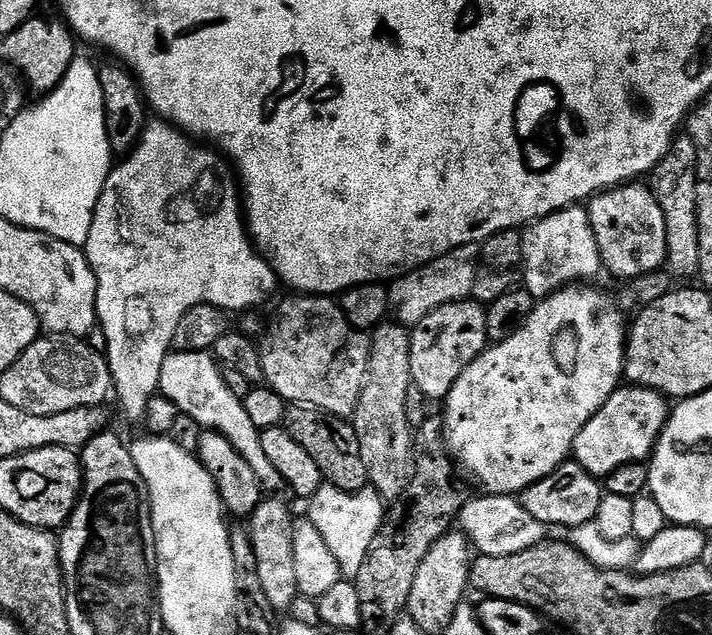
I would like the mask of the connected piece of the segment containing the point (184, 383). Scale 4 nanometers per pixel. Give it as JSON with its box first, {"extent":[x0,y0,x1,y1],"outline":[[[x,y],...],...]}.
{"extent":[159,352,285,494],"outline":[[[177,352],[168,353],[160,375],[159,395],[170,398],[182,416],[194,418],[201,428],[221,432],[223,436],[250,462],[254,474],[260,479],[261,489],[276,494],[279,488],[285,487],[284,479],[275,469],[274,462],[266,456],[262,448],[261,429],[254,426],[254,418],[250,418],[248,405],[241,397],[236,396],[226,386],[221,365],[208,352]]]}

